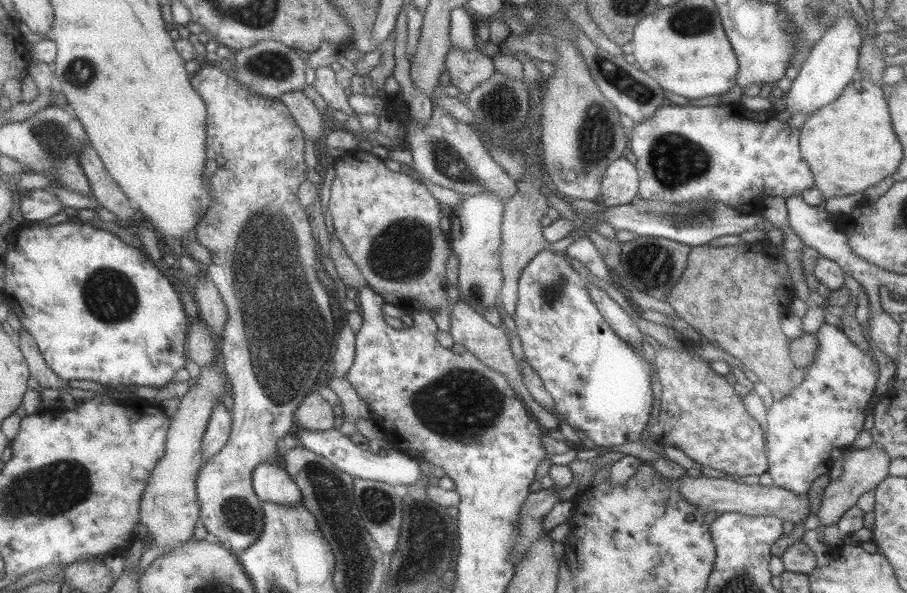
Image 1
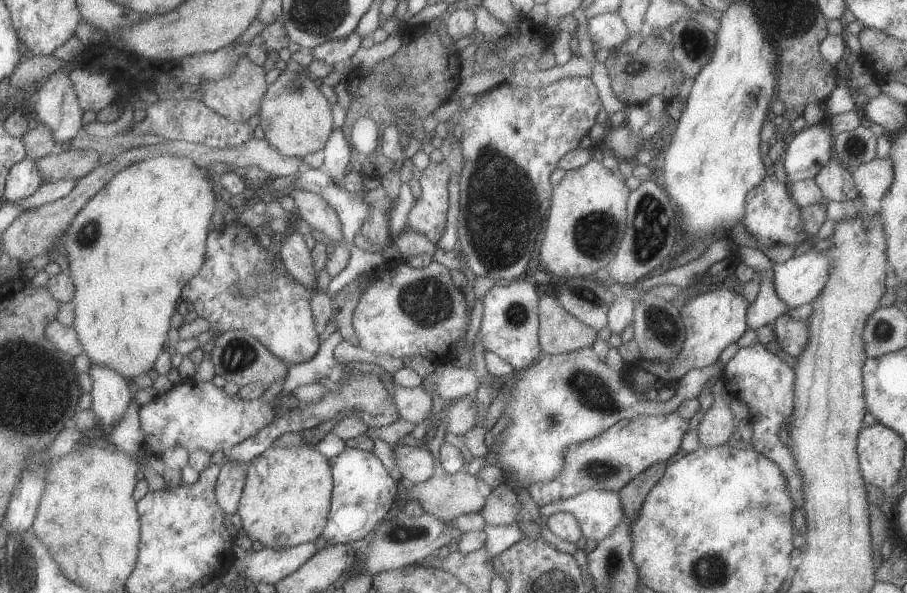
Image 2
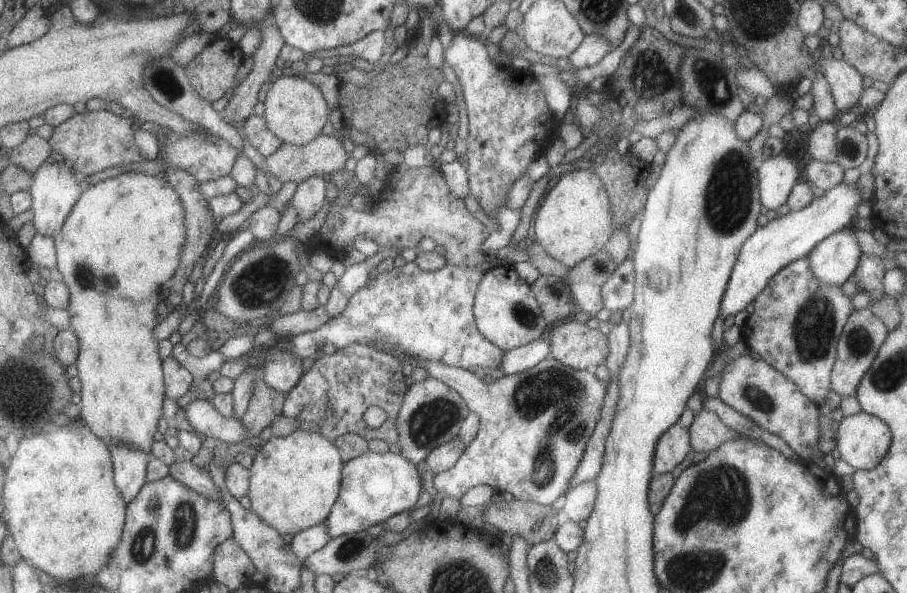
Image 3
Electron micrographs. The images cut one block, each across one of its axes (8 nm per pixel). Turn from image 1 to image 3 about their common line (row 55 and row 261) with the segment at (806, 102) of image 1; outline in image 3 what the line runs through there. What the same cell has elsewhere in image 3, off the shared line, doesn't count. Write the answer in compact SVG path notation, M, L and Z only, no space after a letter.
M848 227L817 242L806 259L813 278L823 284L840 286L852 279L861 254L857 240Z

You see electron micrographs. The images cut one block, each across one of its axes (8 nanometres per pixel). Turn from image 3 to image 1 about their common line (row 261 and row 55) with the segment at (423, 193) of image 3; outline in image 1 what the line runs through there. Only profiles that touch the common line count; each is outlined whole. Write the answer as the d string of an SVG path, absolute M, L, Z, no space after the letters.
M451 47L444 60L449 83L459 92L469 94L477 83L493 75L491 59L492 57L485 56L478 49L461 51Z

